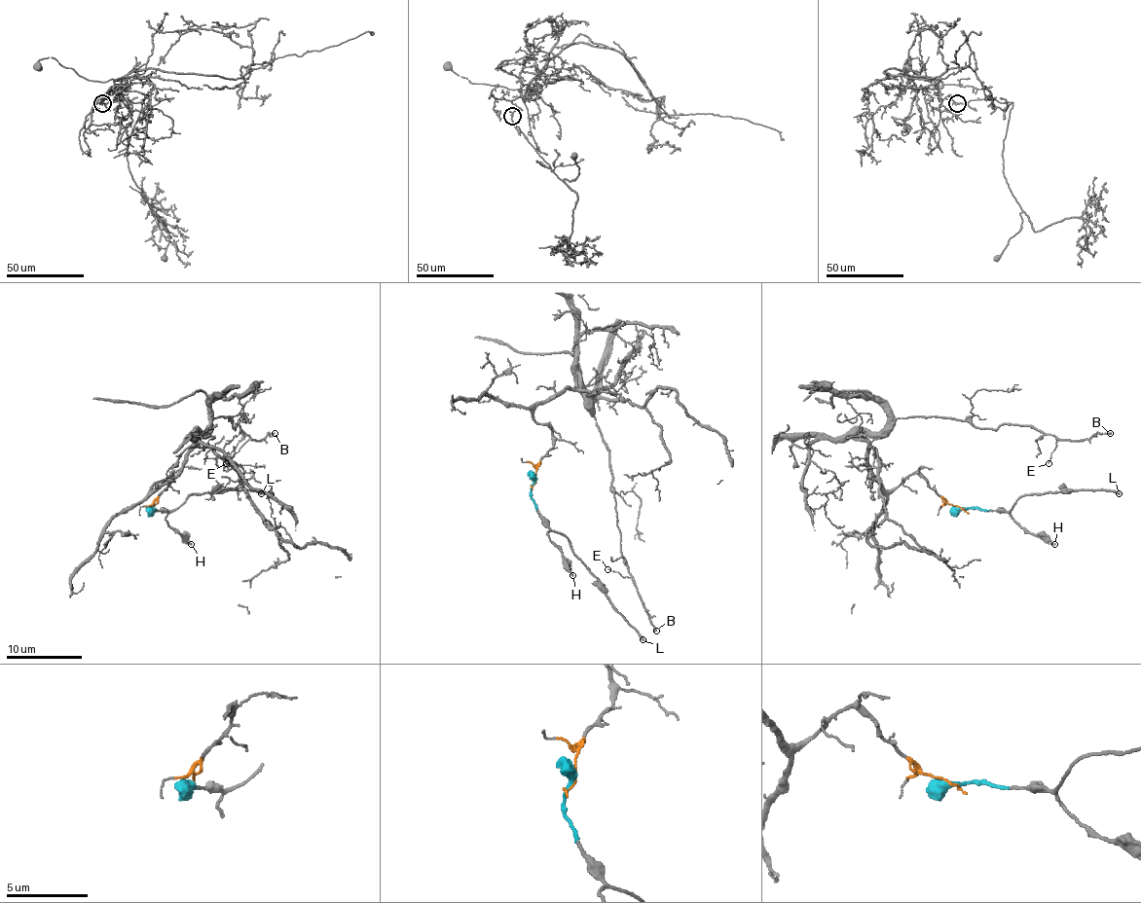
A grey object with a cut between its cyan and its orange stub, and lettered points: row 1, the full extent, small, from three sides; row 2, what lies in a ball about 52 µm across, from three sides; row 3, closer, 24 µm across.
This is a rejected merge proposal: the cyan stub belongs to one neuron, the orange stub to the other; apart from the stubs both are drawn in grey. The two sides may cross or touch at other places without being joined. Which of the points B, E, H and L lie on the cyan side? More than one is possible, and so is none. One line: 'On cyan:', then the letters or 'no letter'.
On cyan: H, L

